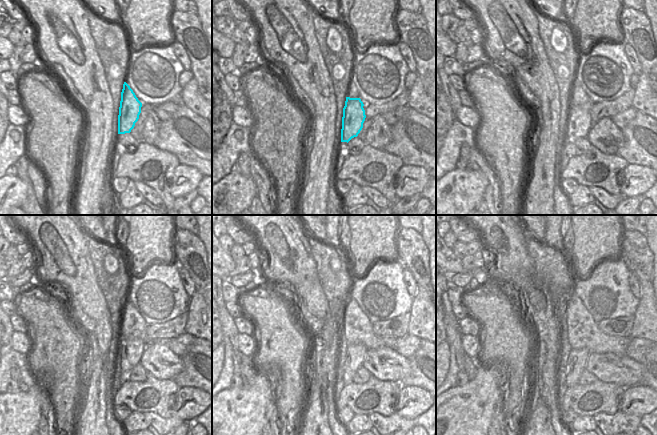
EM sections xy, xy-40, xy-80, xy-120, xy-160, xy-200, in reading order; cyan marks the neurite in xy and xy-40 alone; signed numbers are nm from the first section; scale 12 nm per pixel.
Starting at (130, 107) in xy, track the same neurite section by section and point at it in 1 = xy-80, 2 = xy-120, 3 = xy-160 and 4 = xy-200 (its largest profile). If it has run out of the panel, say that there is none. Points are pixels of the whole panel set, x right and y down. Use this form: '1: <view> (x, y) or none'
1: xy-80 (578, 123)
2: xy-120 (132, 349)
3: xy-160 (355, 354)
4: xy-200 (576, 363)

